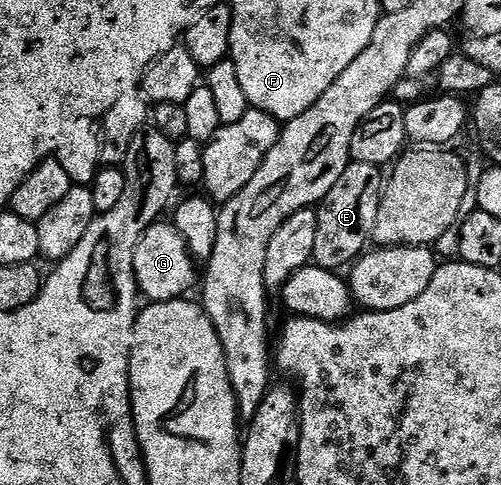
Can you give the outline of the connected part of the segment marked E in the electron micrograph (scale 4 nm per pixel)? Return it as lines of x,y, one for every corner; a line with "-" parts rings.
351,162
344,174
340,174
340,179
332,185
332,190
324,194
322,203
316,208
318,221
313,263
319,268
329,272
349,269
367,251
368,245
374,239
376,214
380,214
384,187
382,172
383,169
376,164

